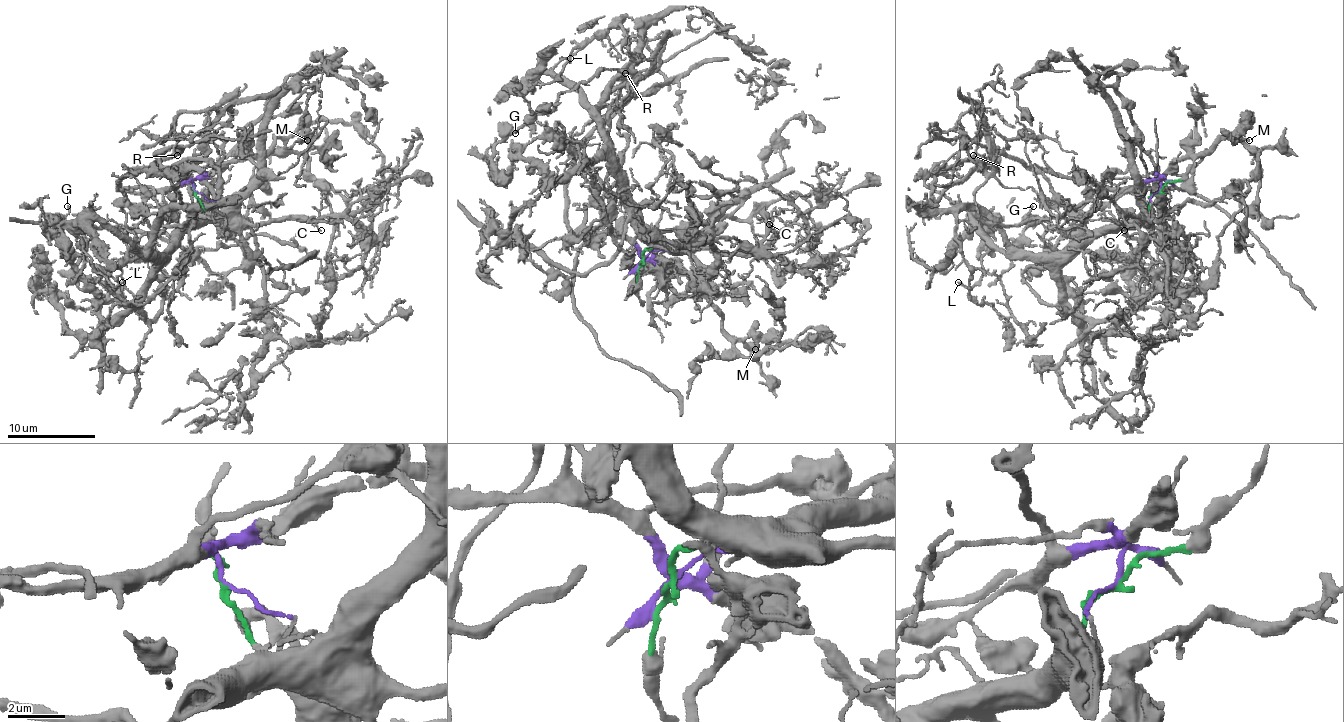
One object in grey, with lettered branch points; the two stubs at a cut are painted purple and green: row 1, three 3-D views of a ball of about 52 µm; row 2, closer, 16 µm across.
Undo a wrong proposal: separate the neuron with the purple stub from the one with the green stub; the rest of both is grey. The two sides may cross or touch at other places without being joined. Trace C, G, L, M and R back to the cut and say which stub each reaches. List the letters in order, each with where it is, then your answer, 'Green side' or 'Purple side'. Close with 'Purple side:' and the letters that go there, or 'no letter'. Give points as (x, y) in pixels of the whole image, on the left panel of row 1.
C: Place: (321, 230). Green side
G: Place: (67, 206). Green side
L: Place: (122, 282). Green side
M: Place: (307, 140). Purple side
R: Place: (177, 155). Purple side
Purple side: M, R

